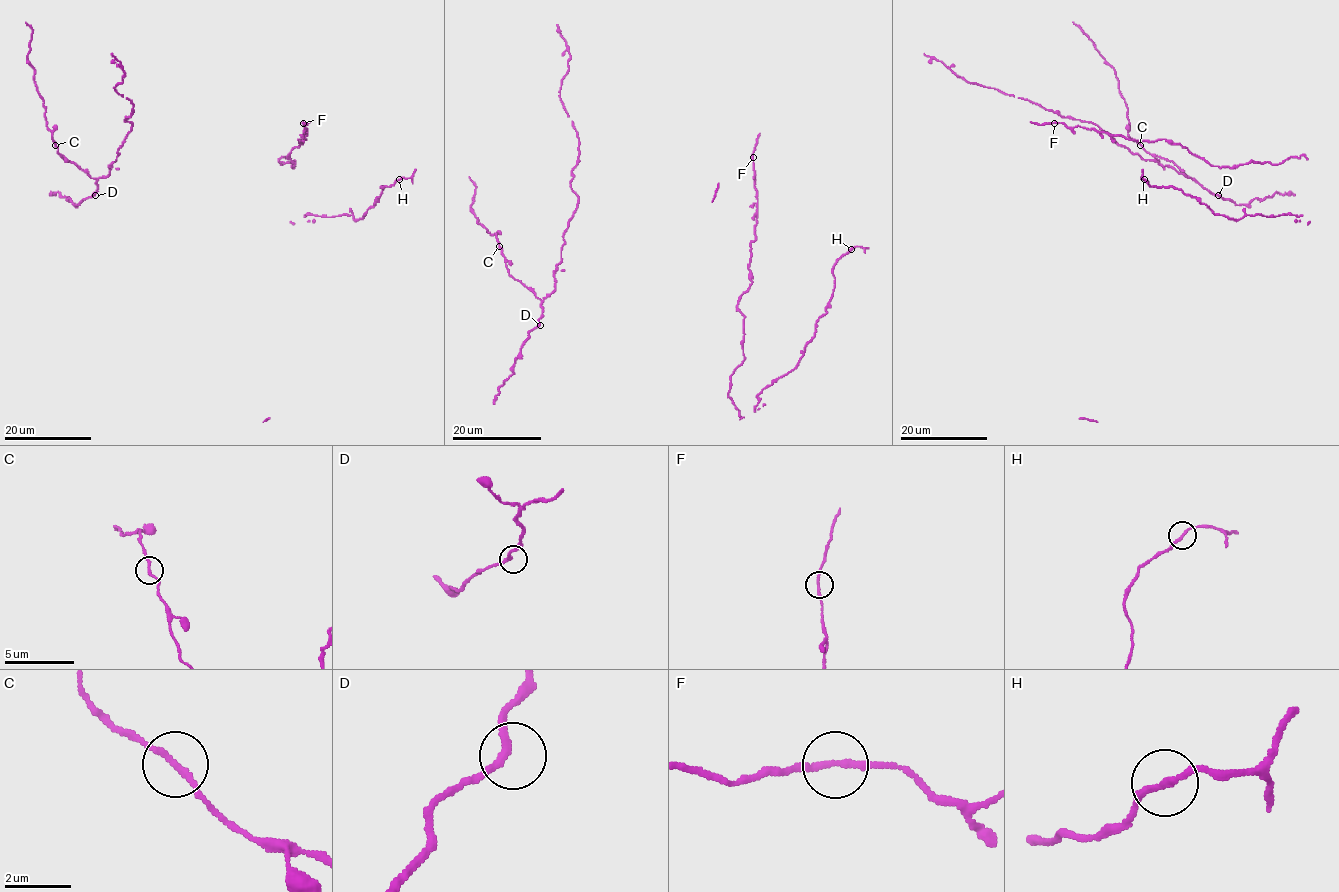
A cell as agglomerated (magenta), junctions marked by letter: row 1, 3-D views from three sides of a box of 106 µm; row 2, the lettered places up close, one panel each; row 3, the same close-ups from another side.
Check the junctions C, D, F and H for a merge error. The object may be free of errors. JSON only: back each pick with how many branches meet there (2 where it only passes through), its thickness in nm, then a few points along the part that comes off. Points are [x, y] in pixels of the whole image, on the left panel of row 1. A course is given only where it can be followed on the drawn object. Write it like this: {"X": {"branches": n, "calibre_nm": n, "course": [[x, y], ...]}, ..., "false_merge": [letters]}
{"false_merge": []}

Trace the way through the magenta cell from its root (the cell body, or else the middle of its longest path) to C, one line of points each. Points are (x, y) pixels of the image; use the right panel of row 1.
C: (1218, 195), (1188, 177), (1173, 162), (1153, 156), (1141, 144)

